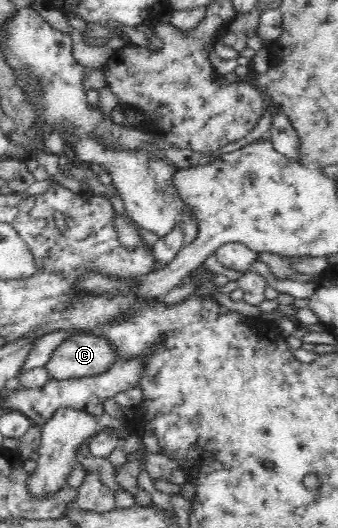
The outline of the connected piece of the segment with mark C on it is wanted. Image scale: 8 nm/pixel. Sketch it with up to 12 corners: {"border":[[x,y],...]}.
{"border":[[73,335],[45,367],[58,380],[106,373],[120,357],[105,336]]}

